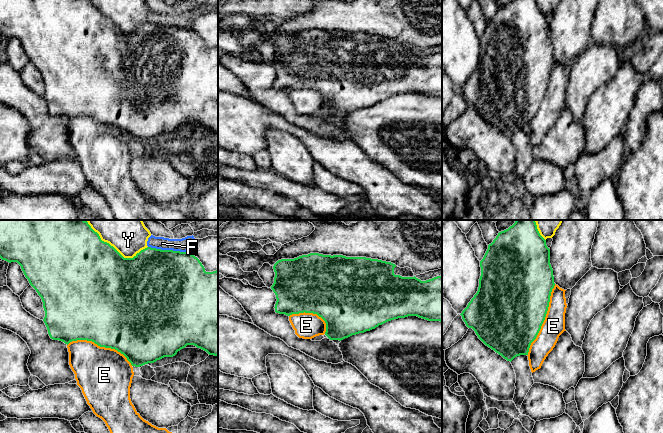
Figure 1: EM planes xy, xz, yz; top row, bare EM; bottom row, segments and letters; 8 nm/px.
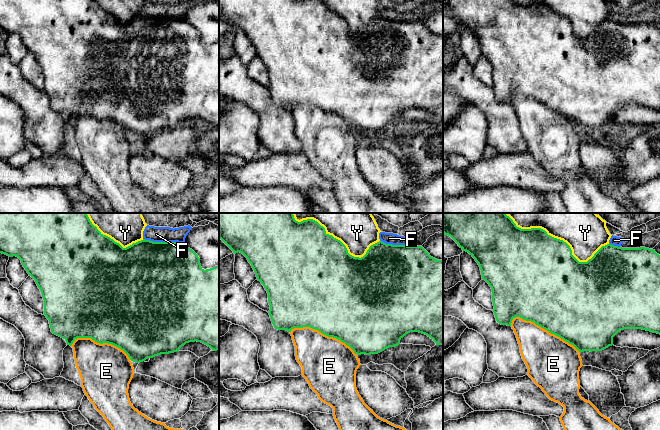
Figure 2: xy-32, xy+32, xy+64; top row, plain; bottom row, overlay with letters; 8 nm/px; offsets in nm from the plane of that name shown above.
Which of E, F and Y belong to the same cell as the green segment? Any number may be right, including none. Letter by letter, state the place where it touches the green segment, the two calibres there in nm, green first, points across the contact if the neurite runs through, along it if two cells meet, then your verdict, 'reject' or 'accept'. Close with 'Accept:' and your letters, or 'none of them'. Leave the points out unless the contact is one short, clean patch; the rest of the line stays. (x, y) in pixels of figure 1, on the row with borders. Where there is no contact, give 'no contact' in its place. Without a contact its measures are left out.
E: contact yz (544, 319); calibres 500 and 180 nm; reject
F: contact xy (167, 250); calibres 500 and 100 nm; reject
Y: contact xy (113, 247); calibres 500 and 380 nm; reject
Accept: none of them

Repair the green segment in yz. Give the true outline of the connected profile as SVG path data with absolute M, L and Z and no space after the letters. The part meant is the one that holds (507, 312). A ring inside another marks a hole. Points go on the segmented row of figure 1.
M516 220L515 223L508 229L498 233L496 238L491 244L488 245L488 249L480 261L481 276L479 279L479 287L477 293L468 303L467 307L460 314L463 321L468 328L472 328L478 338L489 348L501 355L507 361L512 361L515 357L520 355L528 355L531 343L536 339L541 326L545 320L552 289L555 286L553 269L550 264L550 249L546 245L546 240L540 235L535 220Z

